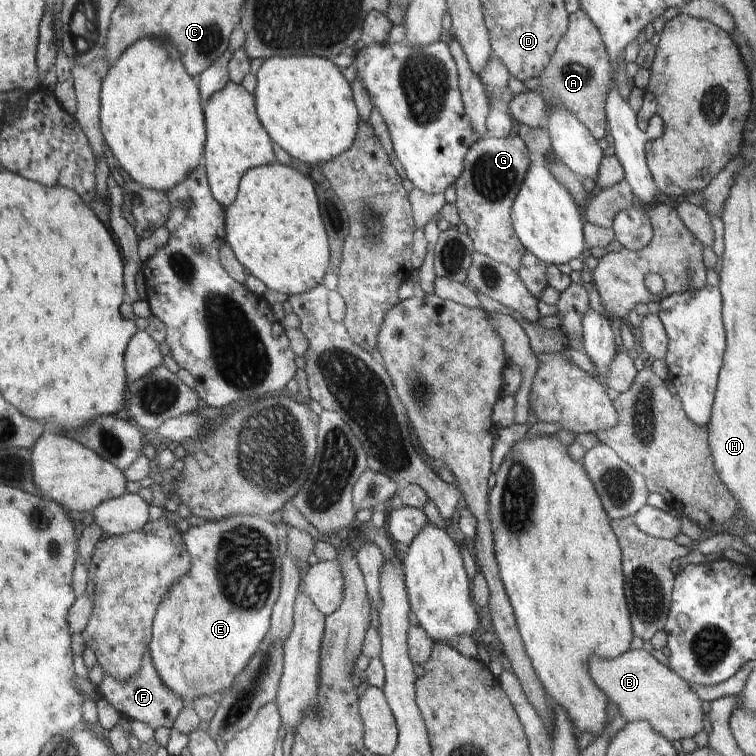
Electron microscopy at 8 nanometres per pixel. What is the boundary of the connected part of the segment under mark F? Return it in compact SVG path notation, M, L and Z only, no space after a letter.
M149 648L144 651L140 670L134 677L120 683L115 678L104 674L103 681L96 686L96 689L122 716L143 722L154 732L161 726L172 729L178 714L187 705L176 693L168 690L168 687L160 680Z

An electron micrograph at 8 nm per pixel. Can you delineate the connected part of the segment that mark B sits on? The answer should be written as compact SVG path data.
M630 649L613 659L594 655L589 660L589 673L596 686L605 692L608 702L618 707L620 716L627 723L649 722L657 733L671 743L694 737L703 730L702 701L681 676L662 665L645 649Z

